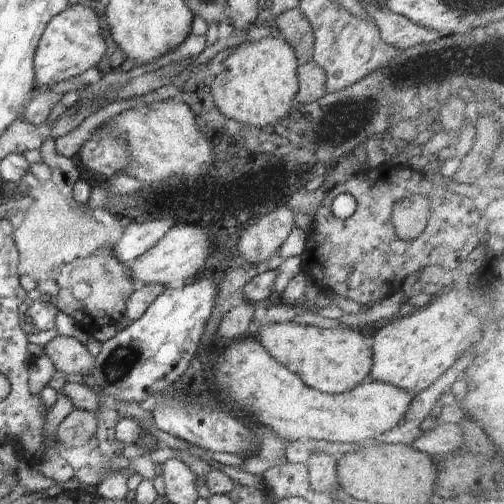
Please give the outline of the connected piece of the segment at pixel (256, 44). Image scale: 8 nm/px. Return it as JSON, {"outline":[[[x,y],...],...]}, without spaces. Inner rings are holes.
{"outline":[[[270,34],[261,40],[253,40],[236,46],[236,49],[217,68],[214,83],[211,87],[213,102],[218,111],[240,124],[264,128],[270,124],[276,124],[278,120],[286,118],[290,108],[294,109],[294,96],[298,92],[298,69],[295,53],[287,42],[281,38],[274,38]]]}

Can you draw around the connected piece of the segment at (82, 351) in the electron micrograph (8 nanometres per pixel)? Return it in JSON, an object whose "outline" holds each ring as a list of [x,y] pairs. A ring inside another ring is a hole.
{"outline":[[[59,334],[46,346],[46,356],[54,364],[60,375],[71,380],[85,382],[91,375],[95,358],[87,350],[87,346],[76,338]]]}

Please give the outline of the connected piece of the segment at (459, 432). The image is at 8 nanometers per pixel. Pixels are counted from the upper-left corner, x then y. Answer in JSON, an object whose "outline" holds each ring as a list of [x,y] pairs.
{"outline":[[[440,423],[434,430],[422,432],[410,446],[431,458],[458,451],[462,440],[464,440],[464,430],[458,423]]]}

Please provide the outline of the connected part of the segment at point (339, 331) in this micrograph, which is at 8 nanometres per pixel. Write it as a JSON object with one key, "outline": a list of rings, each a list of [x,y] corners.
{"outline":[[[274,322],[260,326],[254,338],[276,360],[312,389],[330,395],[341,394],[370,379],[374,366],[369,340],[350,327],[333,329],[303,326],[294,322]]]}

